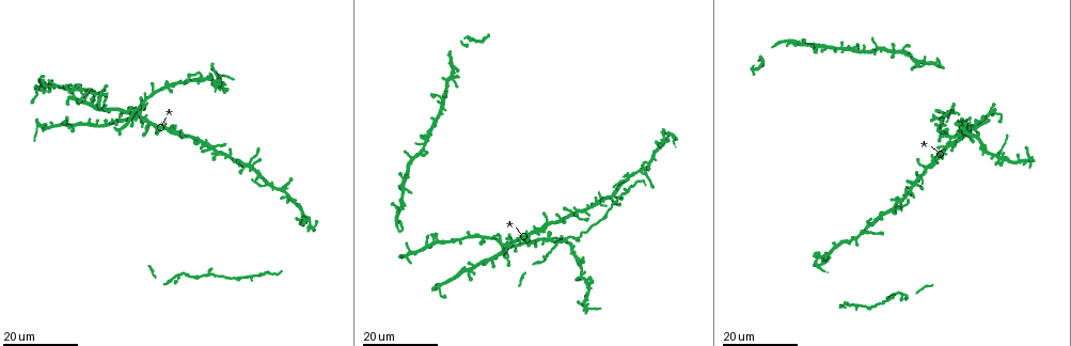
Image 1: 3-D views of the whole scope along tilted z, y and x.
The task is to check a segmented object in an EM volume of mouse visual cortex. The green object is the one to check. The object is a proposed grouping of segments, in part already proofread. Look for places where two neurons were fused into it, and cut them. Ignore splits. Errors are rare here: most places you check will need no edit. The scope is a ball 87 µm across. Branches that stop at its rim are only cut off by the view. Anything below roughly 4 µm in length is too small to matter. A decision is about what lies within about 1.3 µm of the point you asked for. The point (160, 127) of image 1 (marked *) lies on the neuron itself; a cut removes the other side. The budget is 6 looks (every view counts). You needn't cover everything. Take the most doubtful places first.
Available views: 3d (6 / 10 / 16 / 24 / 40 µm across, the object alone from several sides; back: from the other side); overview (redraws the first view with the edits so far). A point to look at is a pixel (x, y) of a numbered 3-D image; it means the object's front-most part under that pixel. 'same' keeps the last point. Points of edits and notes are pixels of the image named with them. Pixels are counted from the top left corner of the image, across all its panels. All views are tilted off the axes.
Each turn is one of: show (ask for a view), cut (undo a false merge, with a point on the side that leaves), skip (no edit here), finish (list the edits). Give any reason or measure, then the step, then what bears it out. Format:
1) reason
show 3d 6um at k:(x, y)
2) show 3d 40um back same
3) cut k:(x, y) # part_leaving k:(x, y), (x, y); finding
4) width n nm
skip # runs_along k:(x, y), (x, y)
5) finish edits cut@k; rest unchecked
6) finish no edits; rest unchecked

looks like a crossing
show 3d 24um at 1:(829, 254)

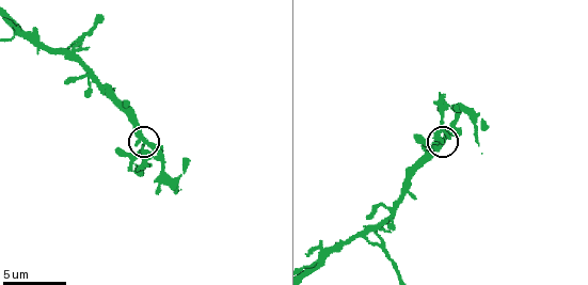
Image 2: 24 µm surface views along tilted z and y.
show 3d 10um at 2:(144, 142)

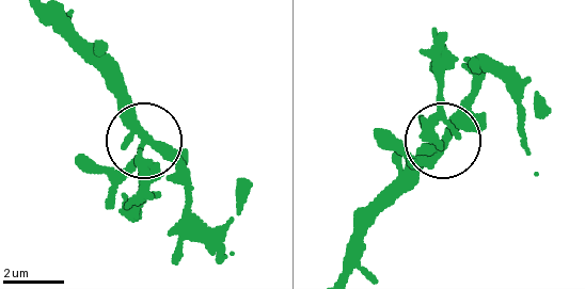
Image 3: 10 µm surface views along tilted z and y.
arms 4
skip # continuous, no second neuron

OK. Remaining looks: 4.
show 3d 6um at 2:(375, 233)

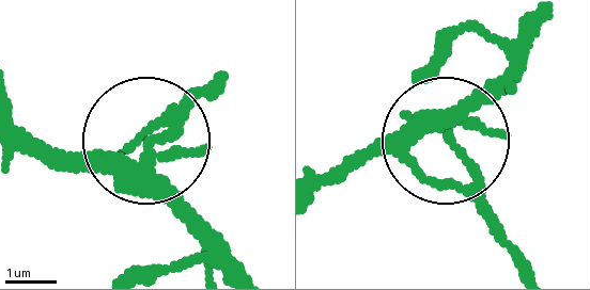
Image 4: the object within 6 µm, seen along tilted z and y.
from behind
show 3d 6um back at 4:(453, 135)

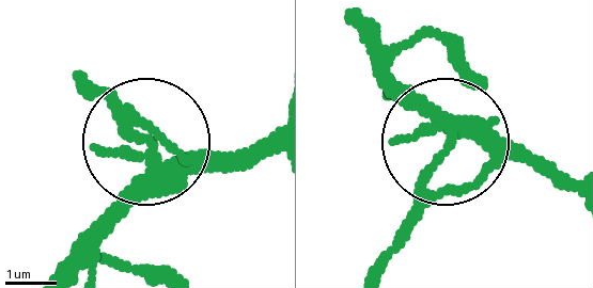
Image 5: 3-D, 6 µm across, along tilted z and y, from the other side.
skip # runs_along 5:(571, 188), (519, 154), (456, 139), (422, 178), (406, 244); one neuron here

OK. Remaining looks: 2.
thin arm on a thick one
show 3d 16um at 1:(143, 103)

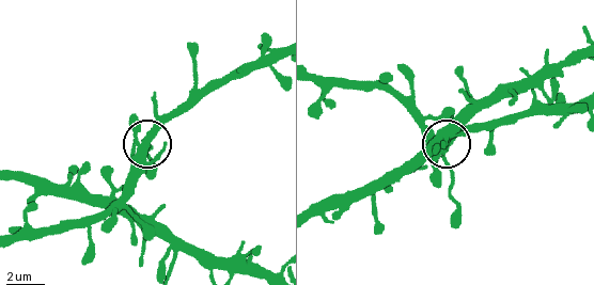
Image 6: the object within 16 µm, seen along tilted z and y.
show 3d 10um same

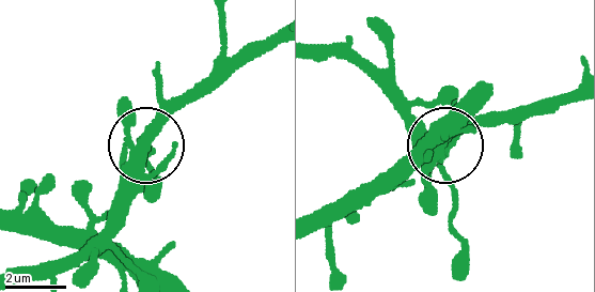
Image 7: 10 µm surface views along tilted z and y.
width 330 nm
skip # one neuron here

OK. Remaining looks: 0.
finish no edits; rest unchecked

